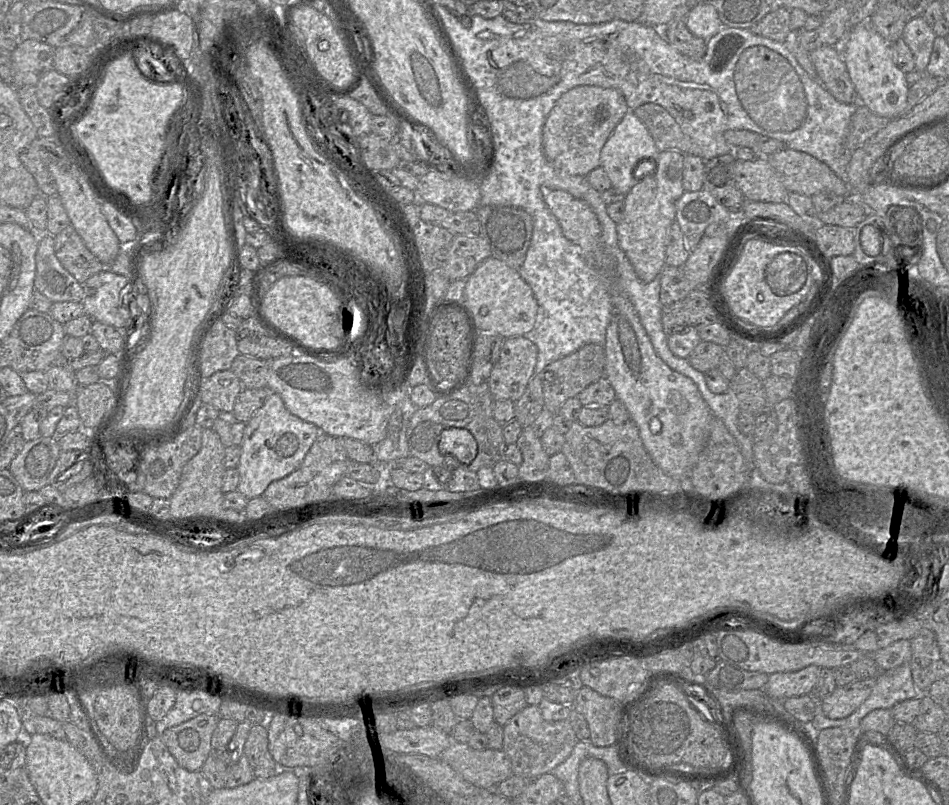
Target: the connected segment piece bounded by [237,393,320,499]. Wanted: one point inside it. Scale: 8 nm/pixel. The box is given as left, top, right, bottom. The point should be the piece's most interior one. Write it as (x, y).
(275, 442)

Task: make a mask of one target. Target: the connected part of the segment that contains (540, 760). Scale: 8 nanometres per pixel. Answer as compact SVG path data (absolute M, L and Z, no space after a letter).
M527 705L503 726L503 748L511 762L514 775L535 779L550 773L572 753L578 742L568 720L546 721L538 705Z

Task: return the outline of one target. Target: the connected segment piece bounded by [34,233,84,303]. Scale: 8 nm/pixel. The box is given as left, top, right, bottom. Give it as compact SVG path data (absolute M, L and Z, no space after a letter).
M39 234L34 289L54 302L82 302L84 287L60 263L54 251L54 236Z

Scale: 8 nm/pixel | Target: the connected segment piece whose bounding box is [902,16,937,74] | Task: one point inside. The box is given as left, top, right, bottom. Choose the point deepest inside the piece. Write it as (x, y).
(919, 36)

